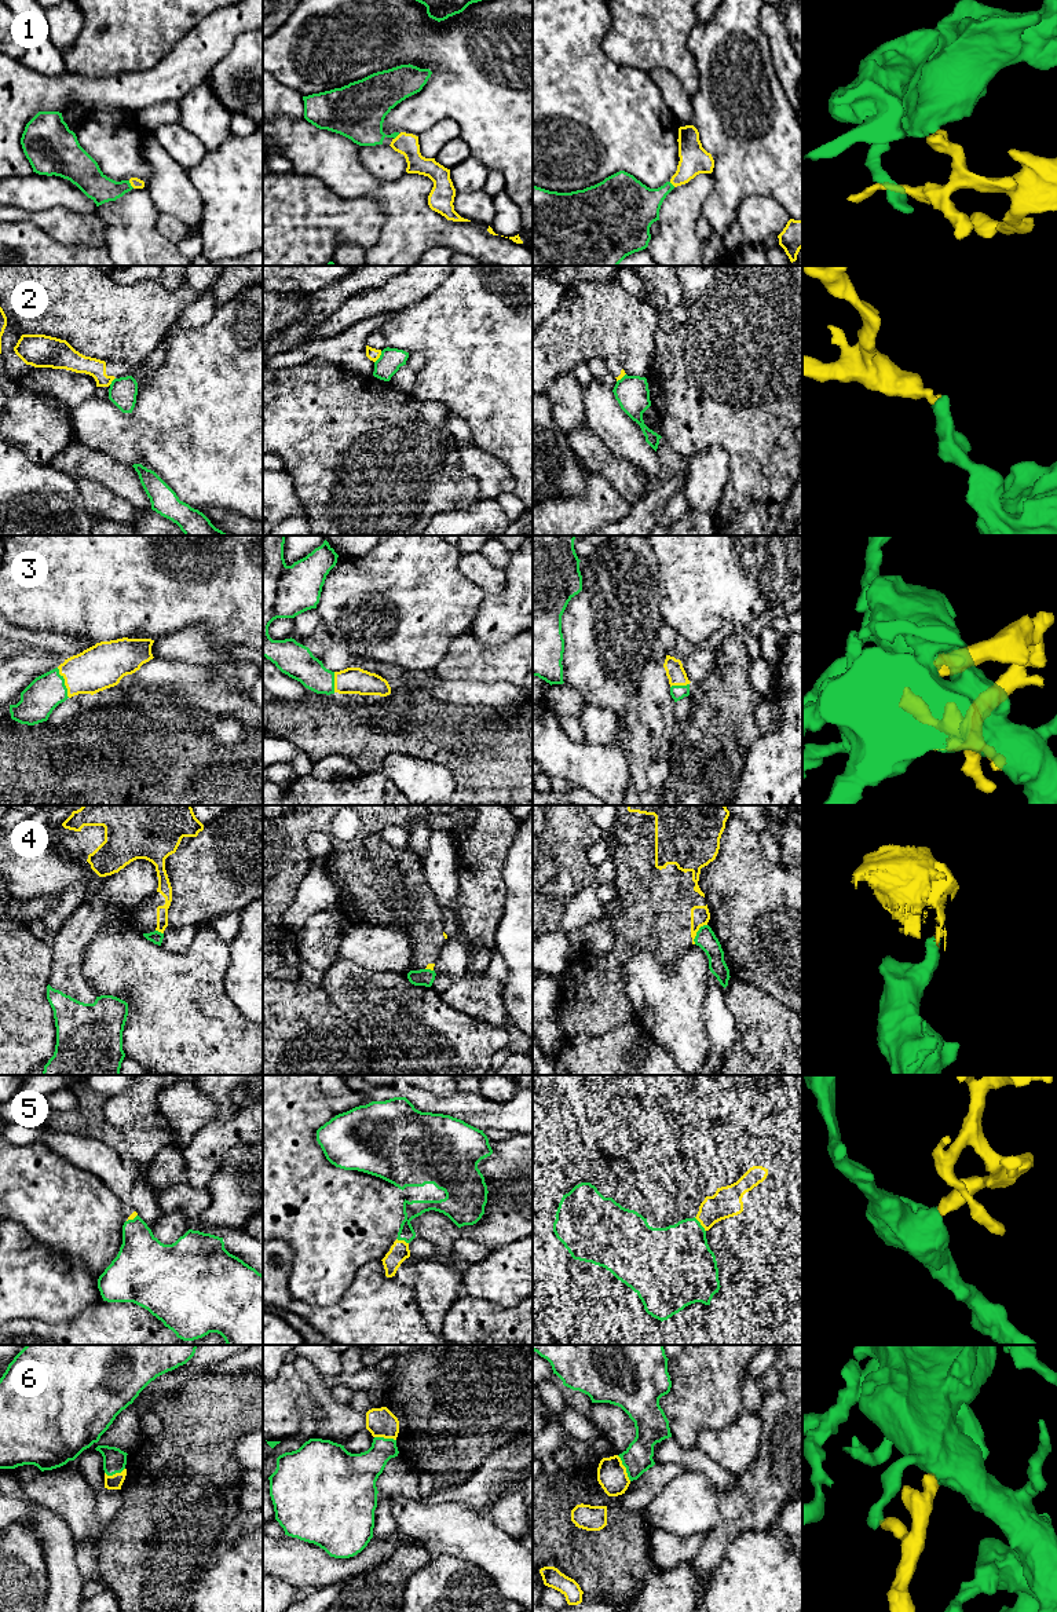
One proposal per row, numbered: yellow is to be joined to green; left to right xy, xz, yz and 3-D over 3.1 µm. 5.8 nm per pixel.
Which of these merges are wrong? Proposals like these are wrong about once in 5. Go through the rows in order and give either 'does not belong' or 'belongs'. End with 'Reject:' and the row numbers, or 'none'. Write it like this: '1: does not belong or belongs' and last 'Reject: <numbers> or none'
1: belongs
2: does not belong
3: belongs
4: does not belong
5: belongs
6: belongs
Reject: 2, 4

